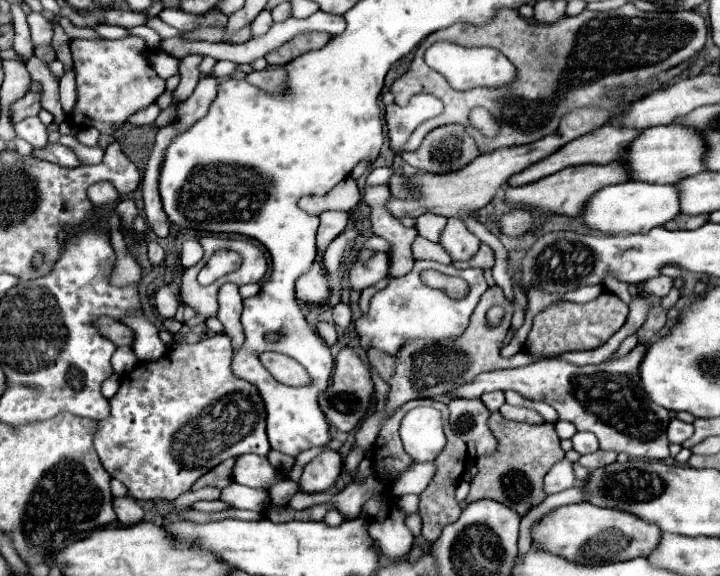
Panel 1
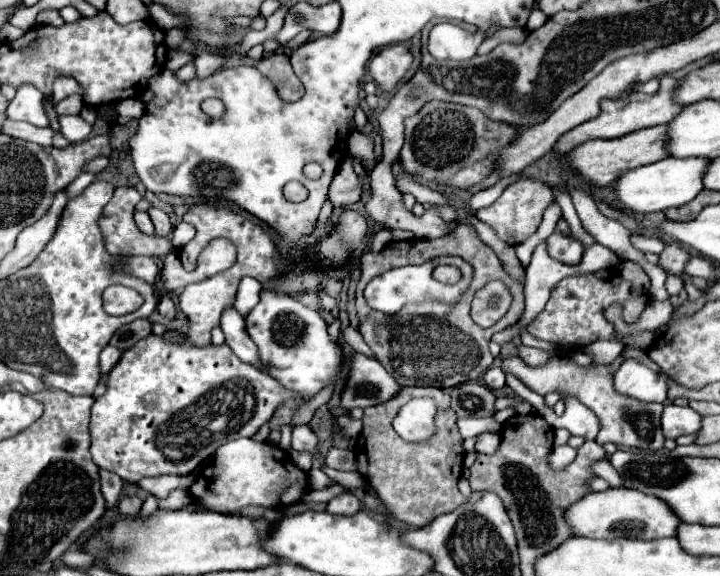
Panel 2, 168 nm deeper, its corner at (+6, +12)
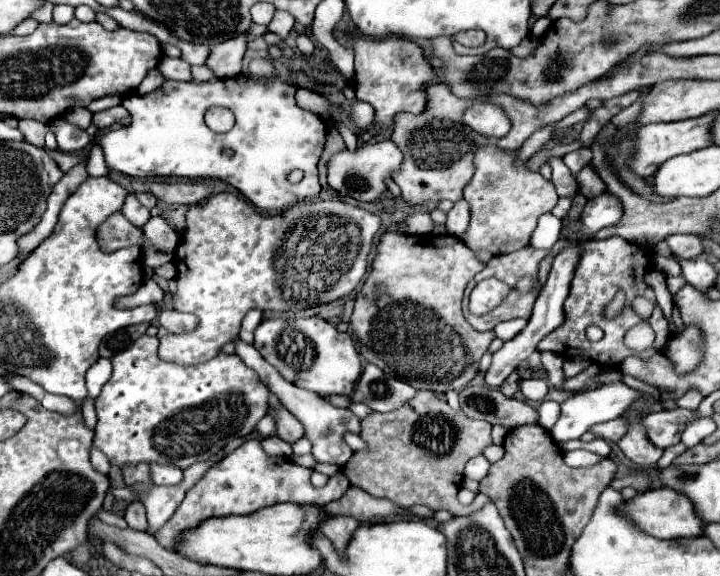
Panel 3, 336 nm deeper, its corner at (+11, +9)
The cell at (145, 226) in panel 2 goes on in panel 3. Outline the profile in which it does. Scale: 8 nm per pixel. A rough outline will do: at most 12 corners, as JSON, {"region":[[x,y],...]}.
{"region":[[135,193],[127,195],[125,215],[133,225],[147,223],[149,209],[139,203]]}

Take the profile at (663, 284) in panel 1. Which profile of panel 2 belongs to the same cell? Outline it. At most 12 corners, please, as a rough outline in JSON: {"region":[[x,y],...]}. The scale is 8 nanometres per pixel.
{"region":[[668,244],[658,266],[666,274],[682,274],[690,254]]}

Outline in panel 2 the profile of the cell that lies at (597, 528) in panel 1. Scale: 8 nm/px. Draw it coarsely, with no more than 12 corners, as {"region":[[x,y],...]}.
{"region":[[628,488],[590,492],[564,512],[574,536],[676,536],[662,500]]}

